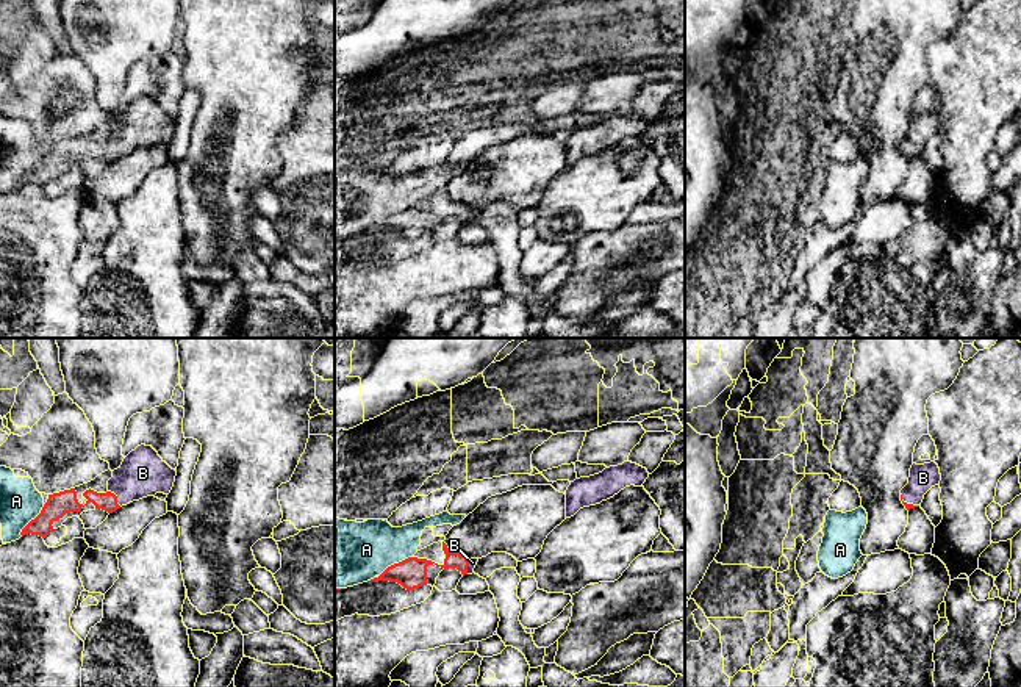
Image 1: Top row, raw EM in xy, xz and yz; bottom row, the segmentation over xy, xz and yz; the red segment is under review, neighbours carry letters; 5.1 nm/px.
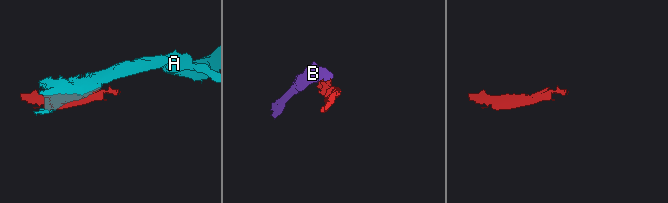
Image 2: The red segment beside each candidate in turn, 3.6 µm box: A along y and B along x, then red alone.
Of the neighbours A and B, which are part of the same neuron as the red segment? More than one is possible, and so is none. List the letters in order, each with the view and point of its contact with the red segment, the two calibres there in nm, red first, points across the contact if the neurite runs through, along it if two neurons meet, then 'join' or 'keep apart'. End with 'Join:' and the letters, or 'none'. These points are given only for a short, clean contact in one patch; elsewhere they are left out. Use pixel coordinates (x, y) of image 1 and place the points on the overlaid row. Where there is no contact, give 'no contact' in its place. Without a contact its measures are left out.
A: meets red in xy at (32, 520); 120 nm thick on the red side, 200 nm on the other; keep apart
B: meets red in xy at (116, 498); 100 nm thick on the red side, 240 nm on the other; runs through xy (107, 501), (116, 498), (143, 473); join
Join: B

